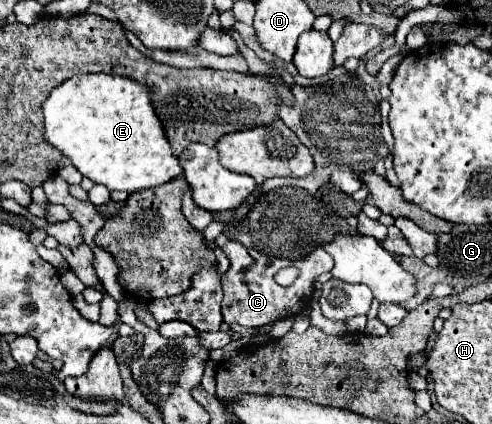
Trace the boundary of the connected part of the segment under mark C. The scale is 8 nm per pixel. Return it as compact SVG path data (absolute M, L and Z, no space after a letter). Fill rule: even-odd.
M229 241L221 251L229 259L229 269L221 277L221 287L223 287L221 313L223 313L223 321L229 323L229 325L237 323L237 325L243 325L243 327L263 327L263 325L279 321L283 317L291 317L291 315L301 313L303 307L307 309L309 303L311 303L315 277L333 269L333 259L331 259L331 255L327 255L327 251L323 251L323 247L317 247L307 257L293 259L293 261L263 255L255 249L243 247L237 241ZM289 265L299 269L299 277L293 285L281 287L279 283L275 283L273 275L281 267L289 267Z

